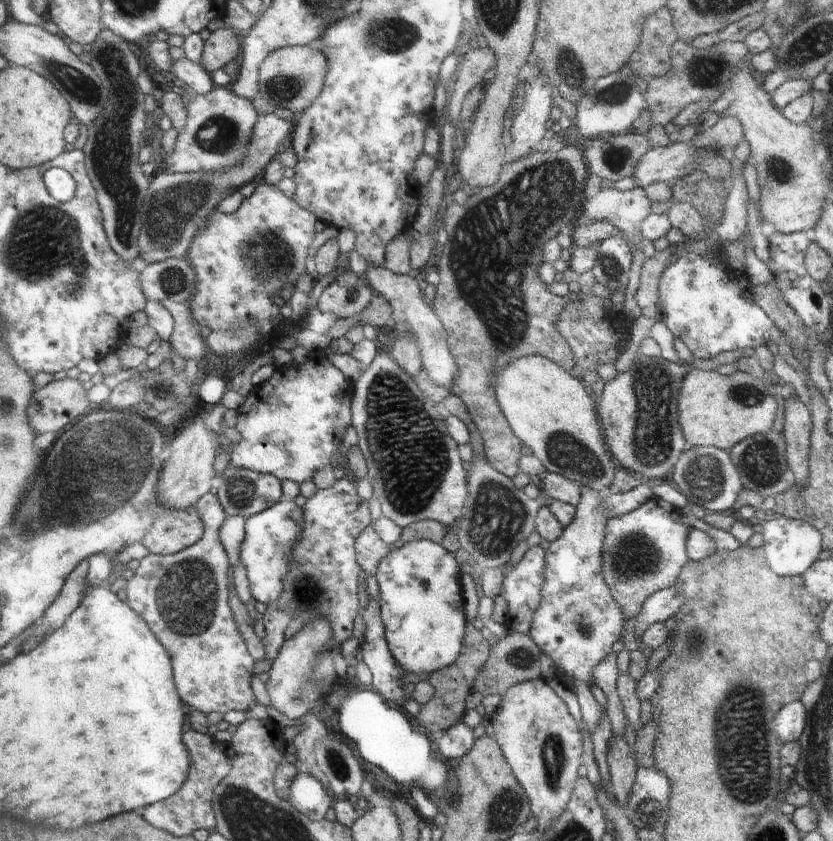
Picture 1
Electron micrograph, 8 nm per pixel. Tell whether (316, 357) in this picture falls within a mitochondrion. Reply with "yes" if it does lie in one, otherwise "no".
no

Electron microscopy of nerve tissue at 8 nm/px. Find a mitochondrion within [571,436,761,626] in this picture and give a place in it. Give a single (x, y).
(637, 557)

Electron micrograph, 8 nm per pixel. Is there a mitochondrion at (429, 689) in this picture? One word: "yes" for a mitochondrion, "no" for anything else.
no

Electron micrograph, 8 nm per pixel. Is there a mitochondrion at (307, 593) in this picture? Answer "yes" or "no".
yes

